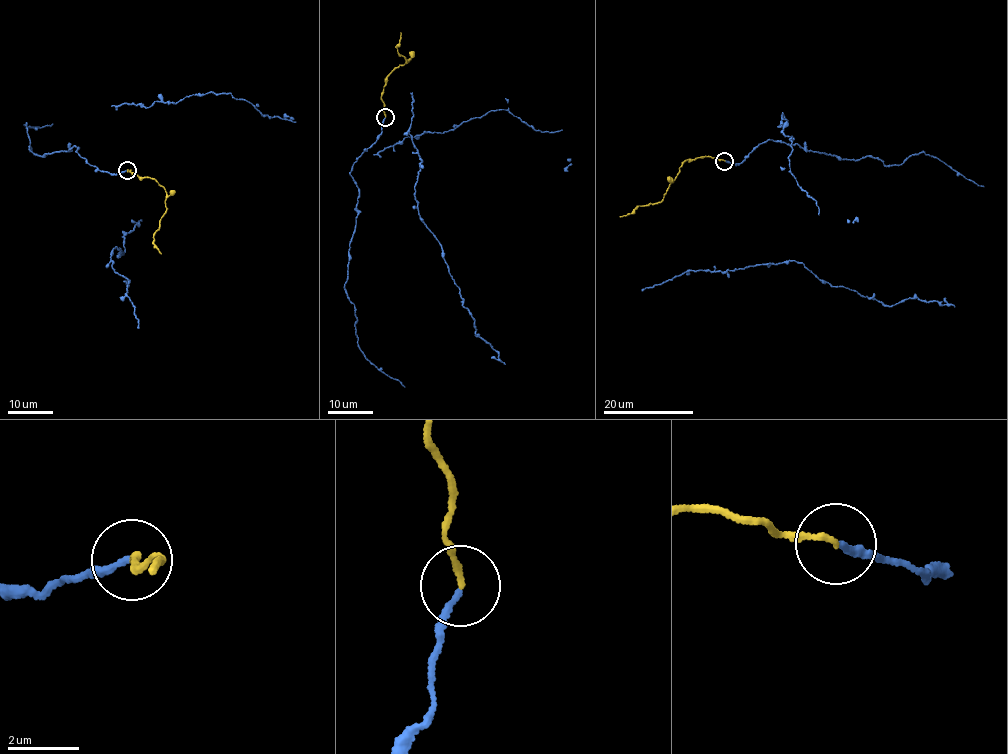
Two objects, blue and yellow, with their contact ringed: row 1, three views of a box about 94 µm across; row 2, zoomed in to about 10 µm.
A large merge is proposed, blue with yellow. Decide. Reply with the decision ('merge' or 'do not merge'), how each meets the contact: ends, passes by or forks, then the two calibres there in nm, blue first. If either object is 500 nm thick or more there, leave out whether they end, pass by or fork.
merge | blue ends | yellow ends | 170/170 nm

